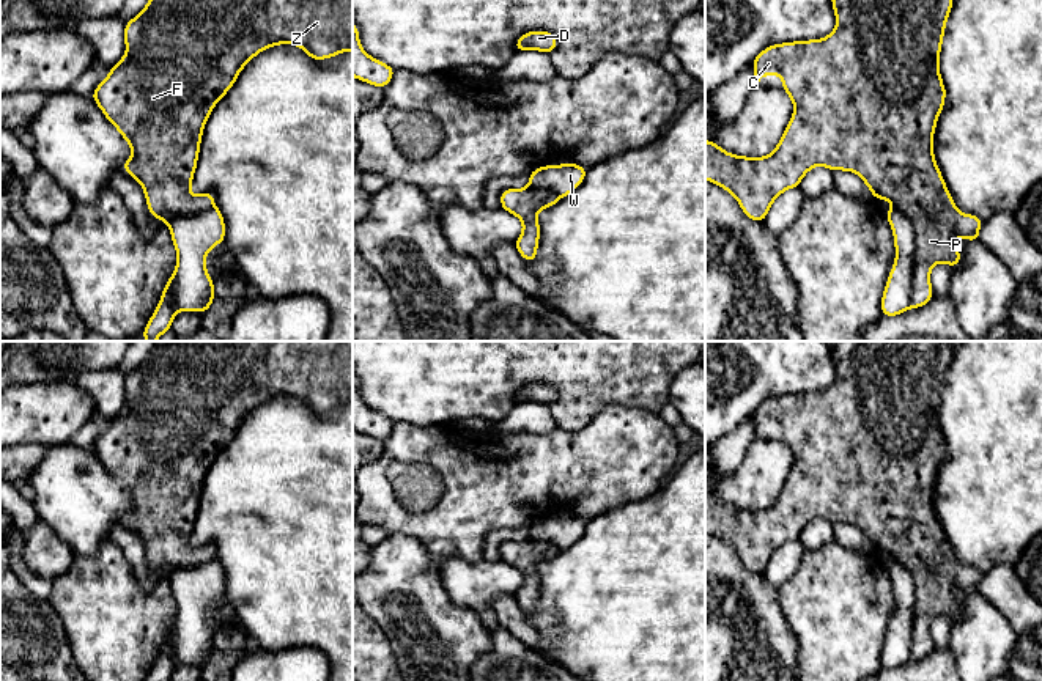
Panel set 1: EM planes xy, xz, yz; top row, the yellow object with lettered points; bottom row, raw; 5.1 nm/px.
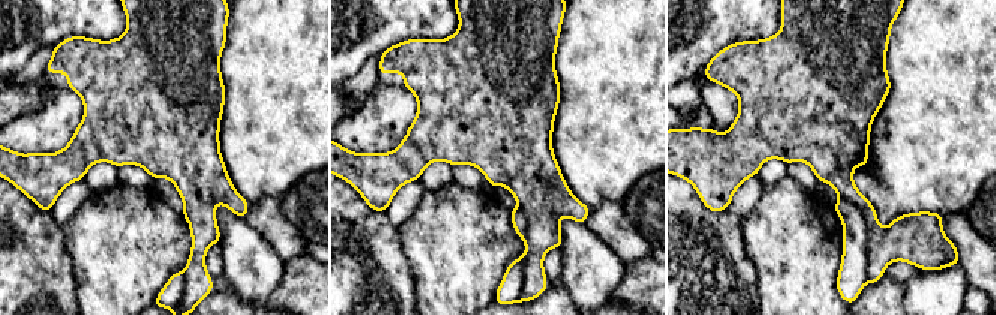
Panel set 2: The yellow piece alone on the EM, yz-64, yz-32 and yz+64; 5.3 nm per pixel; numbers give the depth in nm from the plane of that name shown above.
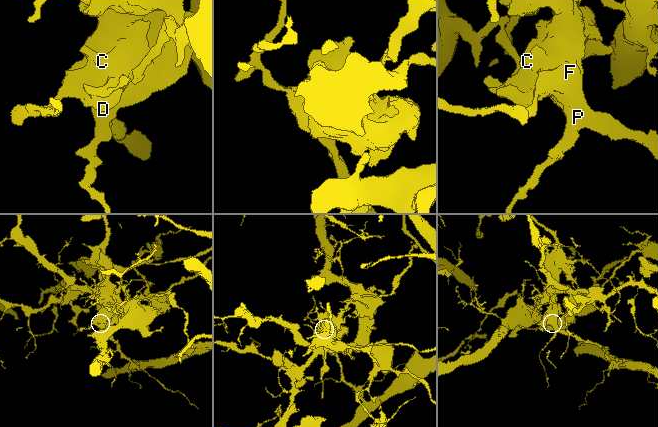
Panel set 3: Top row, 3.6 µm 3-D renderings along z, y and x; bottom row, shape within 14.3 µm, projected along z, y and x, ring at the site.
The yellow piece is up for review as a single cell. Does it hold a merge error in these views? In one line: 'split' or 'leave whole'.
split

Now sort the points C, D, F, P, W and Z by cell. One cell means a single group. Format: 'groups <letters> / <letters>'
groups C D F P Z / W

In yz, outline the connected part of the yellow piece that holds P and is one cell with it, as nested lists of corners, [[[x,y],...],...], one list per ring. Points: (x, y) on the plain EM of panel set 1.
[[[837,341],[831,348],[831,357],[836,366],[836,381],[822,392],[809,392],[809,393],[787,393],[782,396],[773,396],[763,401],[752,414],[754,420],[754,433],[759,439],[762,428],[781,428],[782,429],[782,442],[790,448],[793,455],[793,467],[790,475],[787,477],[781,494],[778,499],[765,510],[746,510],[735,508],[724,503],[719,497],[705,492],[705,532],[726,541],[729,546],[735,549],[741,563],[752,574],[763,574],[773,554],[785,543],[792,539],[800,539],[804,527],[812,522],[815,517],[826,519],[833,524],[844,522],[856,525],[869,539],[870,547],[878,552],[888,552],[896,561],[899,561],[913,577],[915,582],[915,607],[913,607],[913,640],[910,661],[919,661],[930,654],[932,635],[930,635],[930,623],[937,615],[944,615],[951,620],[957,618],[962,607],[955,599],[955,590],[960,588],[966,593],[979,593],[979,582],[982,577],[982,569],[963,566],[955,560],[952,547],[949,546],[946,535],[941,528],[941,524],[935,514],[933,506],[933,486],[938,469],[943,462],[946,451],[946,440],[943,437],[943,431],[940,428],[940,404],[943,396],[943,387],[946,382],[946,373],[952,362],[954,349],[949,341]]]

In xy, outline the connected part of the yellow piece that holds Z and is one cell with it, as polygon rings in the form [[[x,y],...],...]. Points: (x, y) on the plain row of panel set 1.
[[[154,341],[146,359],[124,377],[124,396],[126,406],[115,418],[109,420],[109,428],[96,439],[91,450],[131,499],[132,508],[123,514],[123,522],[142,536],[150,566],[157,572],[164,571],[162,577],[168,577],[176,569],[195,568],[214,558],[211,544],[190,546],[203,480],[216,456],[236,436],[238,426],[255,407],[279,396],[297,398],[315,414],[353,404],[353,341]]]

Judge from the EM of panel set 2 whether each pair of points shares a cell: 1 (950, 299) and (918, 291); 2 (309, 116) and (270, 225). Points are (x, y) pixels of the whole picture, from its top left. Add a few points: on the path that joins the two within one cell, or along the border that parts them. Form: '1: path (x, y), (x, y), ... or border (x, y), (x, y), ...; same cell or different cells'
1: path (942, 299), (933, 299), (926, 293); same cell
2: border (278, 198), (261, 197), (249, 204); different cells

